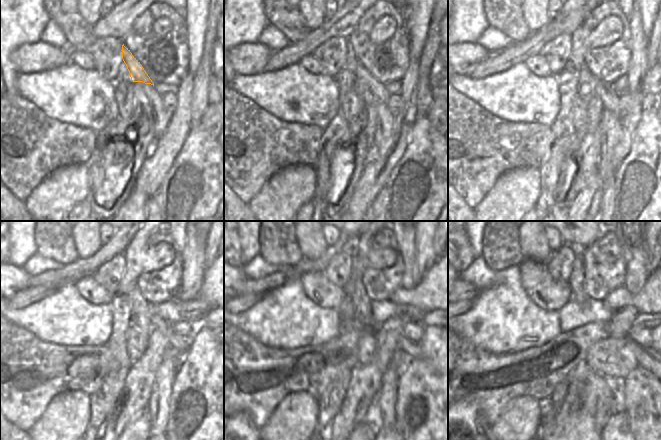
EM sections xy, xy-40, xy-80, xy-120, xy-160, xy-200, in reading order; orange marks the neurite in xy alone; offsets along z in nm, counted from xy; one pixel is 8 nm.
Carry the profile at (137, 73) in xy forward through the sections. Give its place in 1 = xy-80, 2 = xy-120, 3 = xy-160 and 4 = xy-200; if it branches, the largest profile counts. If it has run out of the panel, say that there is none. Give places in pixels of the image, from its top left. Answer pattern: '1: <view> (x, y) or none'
1: xy-80 (609, 98)
2: xy-120 (181, 343)
3: xy-160 (404, 344)
4: xy-200 (648, 358)

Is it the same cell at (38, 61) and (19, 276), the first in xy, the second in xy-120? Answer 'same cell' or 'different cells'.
same cell

